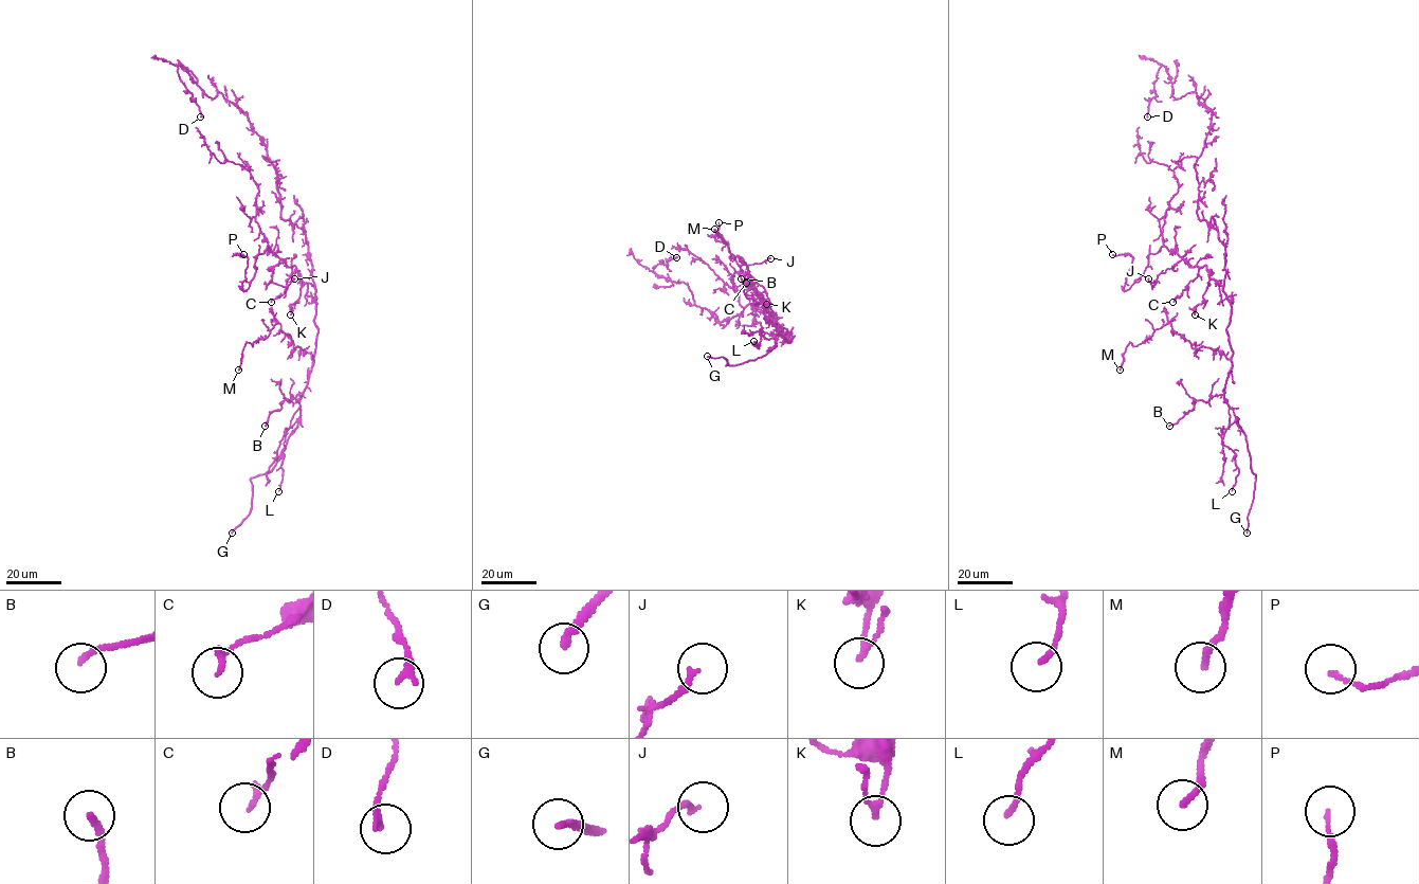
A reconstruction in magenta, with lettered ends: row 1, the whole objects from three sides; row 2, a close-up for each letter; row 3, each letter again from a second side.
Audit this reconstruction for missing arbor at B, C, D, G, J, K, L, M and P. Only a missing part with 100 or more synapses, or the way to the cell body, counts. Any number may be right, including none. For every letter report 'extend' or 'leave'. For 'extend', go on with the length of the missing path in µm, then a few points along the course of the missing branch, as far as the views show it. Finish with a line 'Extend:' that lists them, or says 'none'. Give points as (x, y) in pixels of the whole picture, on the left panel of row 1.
B: leave
C: leave
D: leave
G: extend; about 80 µm are missing
J: leave
K: leave
L: leave
M: leave
P: leave
Extend: G

